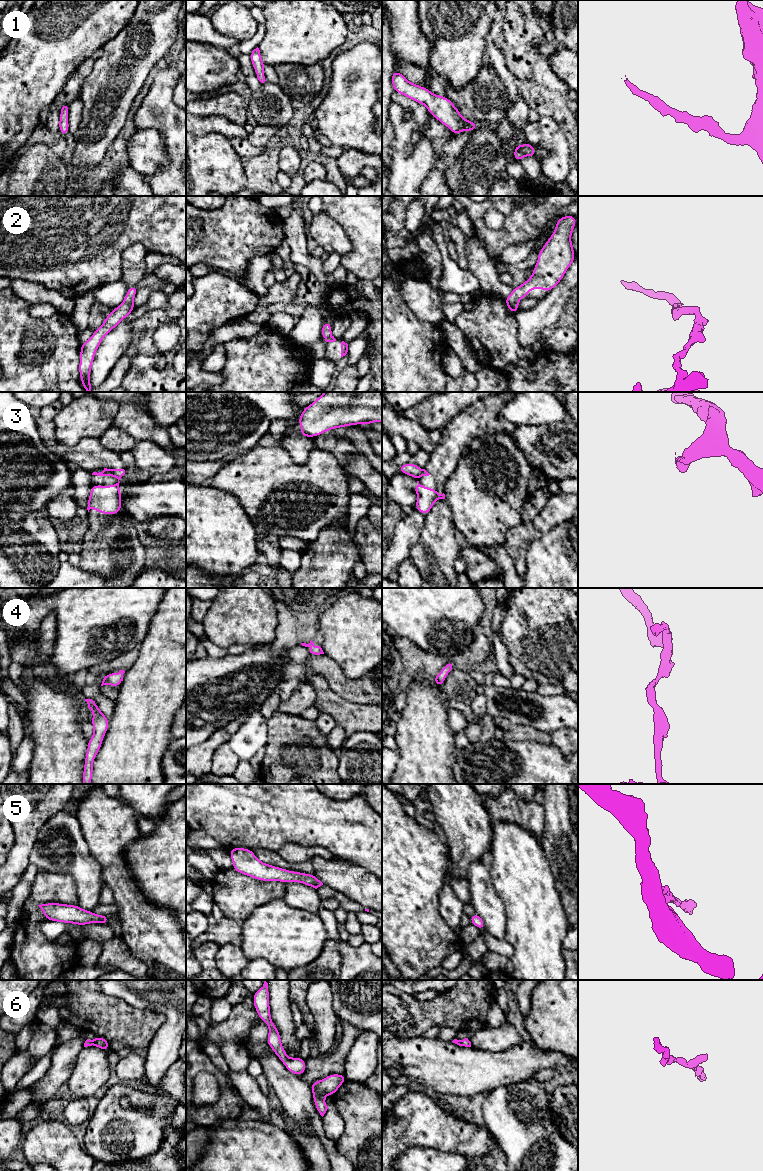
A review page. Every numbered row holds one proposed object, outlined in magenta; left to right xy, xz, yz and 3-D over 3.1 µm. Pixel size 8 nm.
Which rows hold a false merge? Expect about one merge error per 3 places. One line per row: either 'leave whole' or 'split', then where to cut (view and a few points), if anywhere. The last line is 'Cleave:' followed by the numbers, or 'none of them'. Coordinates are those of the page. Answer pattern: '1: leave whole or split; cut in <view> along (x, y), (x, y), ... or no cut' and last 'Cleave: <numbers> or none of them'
1: leave whole; no cut
2: leave whole; no cut
3: split; cut in xy along (108, 469), (112, 475)
4: leave whole; no cut
5: leave whole; no cut
6: leave whole; no cut
Cleave: 3

